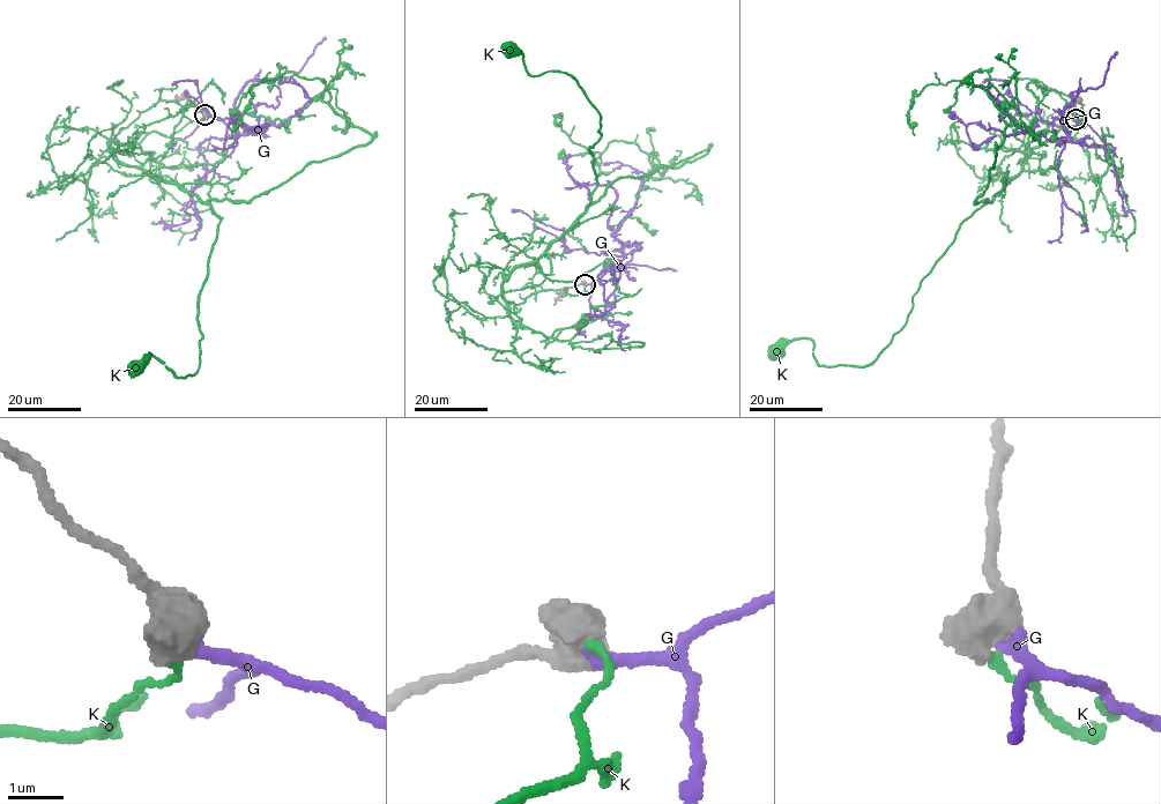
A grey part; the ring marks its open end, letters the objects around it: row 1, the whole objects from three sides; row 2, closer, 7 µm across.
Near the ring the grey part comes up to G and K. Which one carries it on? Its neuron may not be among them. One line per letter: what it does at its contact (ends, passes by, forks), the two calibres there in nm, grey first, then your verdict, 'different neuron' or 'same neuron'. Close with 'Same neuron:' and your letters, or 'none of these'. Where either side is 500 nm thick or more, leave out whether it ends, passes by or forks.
G: 750 nm thick on the grey side, 320 nm on the other; same neuron
K: 750 nm thick on the grey side, 140 nm on the other; different neuron
Same neuron: G

